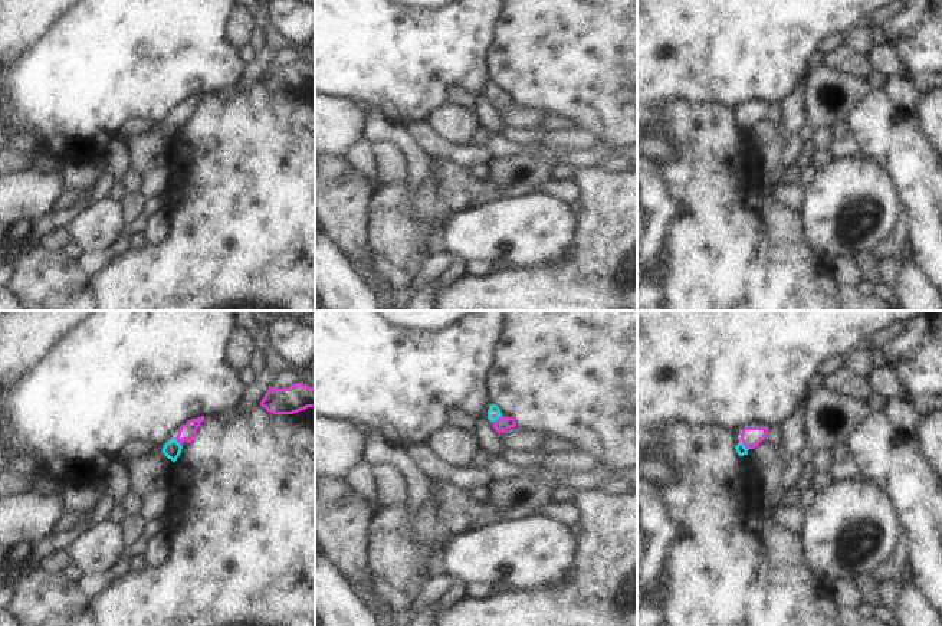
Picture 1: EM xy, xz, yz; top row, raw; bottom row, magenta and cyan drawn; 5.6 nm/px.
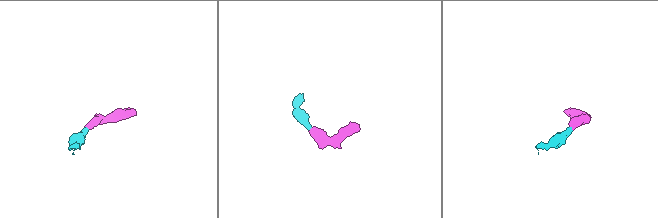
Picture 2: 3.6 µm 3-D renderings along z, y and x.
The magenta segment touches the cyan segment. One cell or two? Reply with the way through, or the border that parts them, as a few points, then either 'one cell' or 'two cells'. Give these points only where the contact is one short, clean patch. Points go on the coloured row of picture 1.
across xz (502, 423), (499, 418), (494, 413) | one cell

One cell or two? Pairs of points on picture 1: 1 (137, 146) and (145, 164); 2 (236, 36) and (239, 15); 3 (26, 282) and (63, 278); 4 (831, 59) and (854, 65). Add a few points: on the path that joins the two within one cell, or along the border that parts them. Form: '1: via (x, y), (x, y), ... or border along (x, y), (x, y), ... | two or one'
1: via (141, 150), (145, 154), (145, 160) | one
2: via (238, 30), (239, 20) | one
3: via (35, 282), (55, 282) | one
4: via (837, 59), (849, 61) | one

